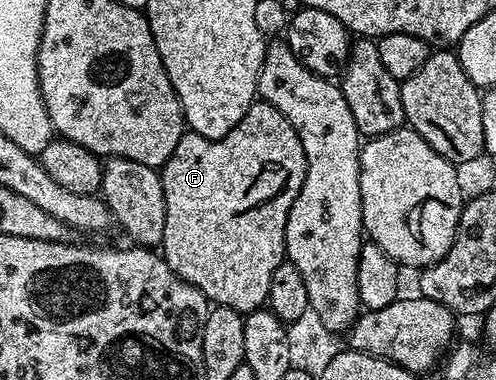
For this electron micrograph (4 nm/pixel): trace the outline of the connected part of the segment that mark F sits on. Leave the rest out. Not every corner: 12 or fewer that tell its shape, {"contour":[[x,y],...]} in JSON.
{"contour":[[260,100],[159,170],[159,247],[242,316],[269,300],[307,160]]}

